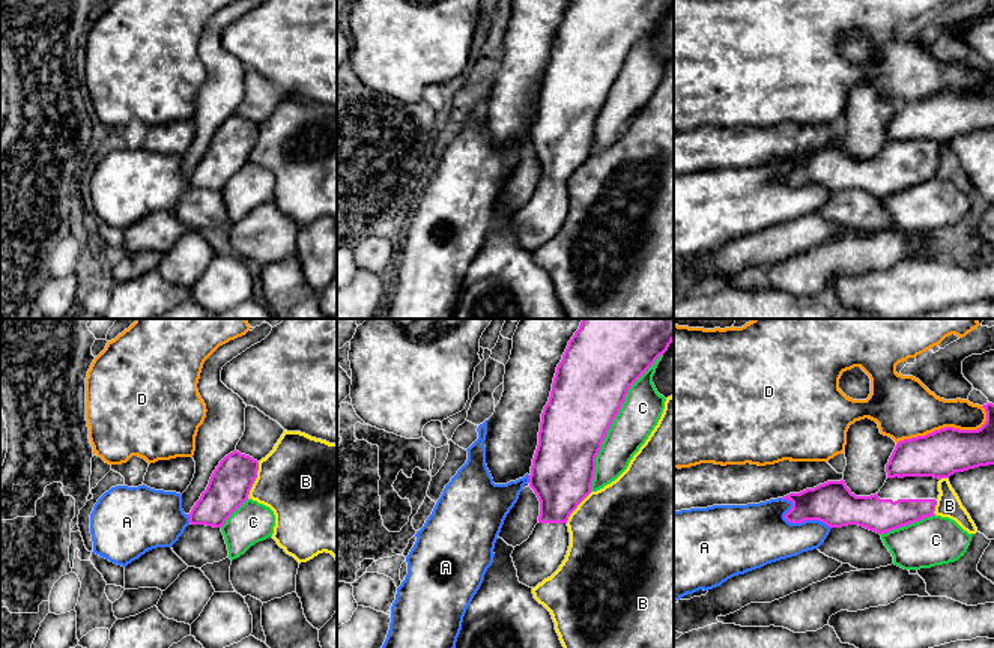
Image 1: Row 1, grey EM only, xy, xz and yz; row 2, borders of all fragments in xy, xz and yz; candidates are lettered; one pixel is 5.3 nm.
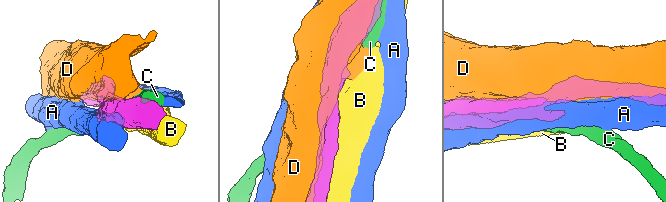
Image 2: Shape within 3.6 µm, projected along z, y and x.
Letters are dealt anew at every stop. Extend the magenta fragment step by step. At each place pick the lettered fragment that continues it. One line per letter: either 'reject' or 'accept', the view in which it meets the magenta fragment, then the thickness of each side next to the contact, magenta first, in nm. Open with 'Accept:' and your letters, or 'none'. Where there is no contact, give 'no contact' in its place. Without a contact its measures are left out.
Accept: none
A: reject; contact in yz; calibres 220 and 340 nm
B: reject; contact in xy; calibres 220 and 460 nm
C: reject; contact in xz; calibres 400 and 220 nm
D: reject; contact in yz; calibres 260 and 320 nm

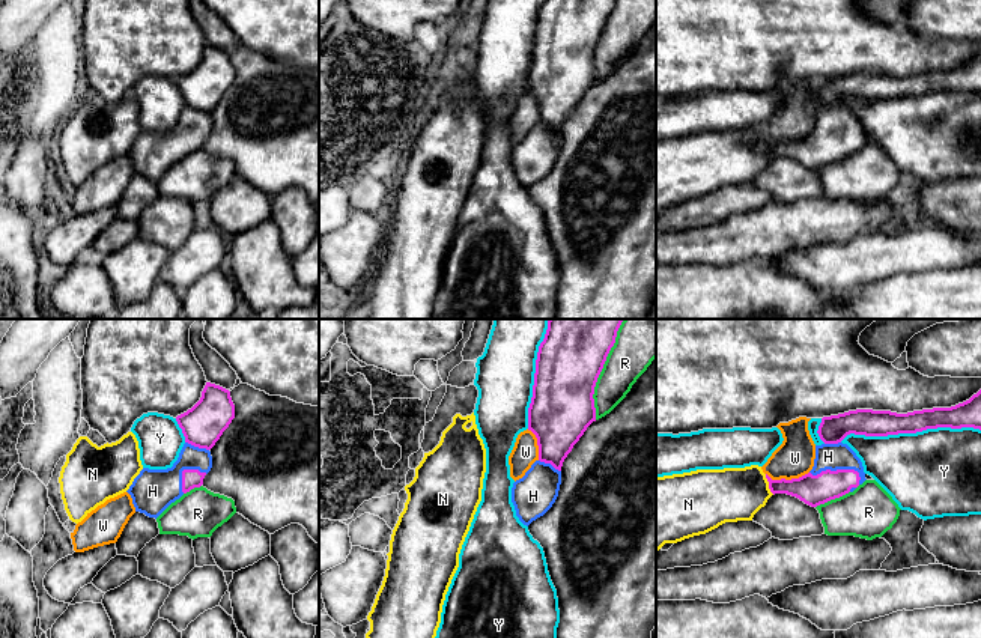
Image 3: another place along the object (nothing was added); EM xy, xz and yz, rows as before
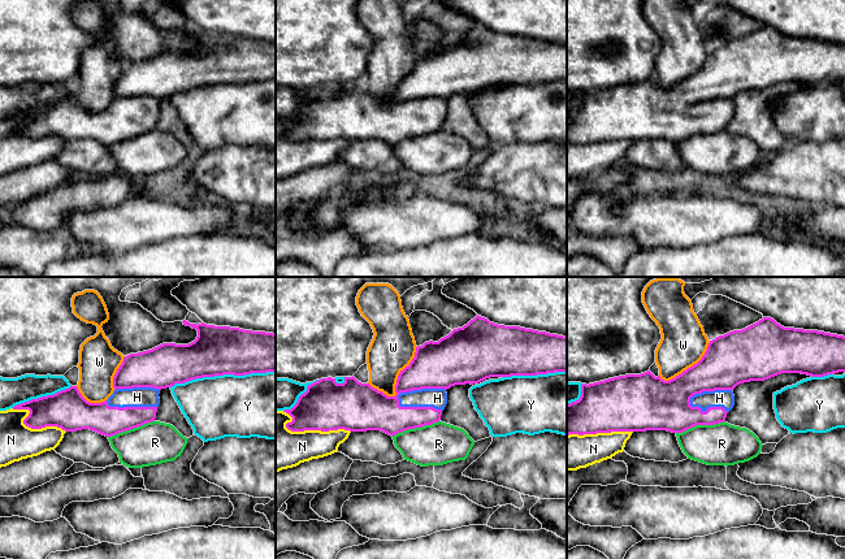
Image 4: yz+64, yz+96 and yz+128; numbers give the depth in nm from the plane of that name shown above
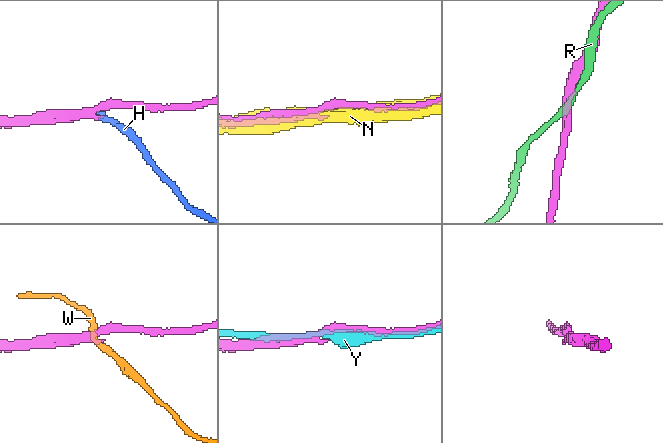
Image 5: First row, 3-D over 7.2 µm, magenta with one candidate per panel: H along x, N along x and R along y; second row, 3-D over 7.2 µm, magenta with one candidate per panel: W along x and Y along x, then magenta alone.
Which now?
Accept: H
H: accept; contact in yz; calibres 160 and 140 nm
N: reject; contact in yz; calibres 160 and 280 nm
R: reject; contact in xz; calibres 380 and 240 nm
W: reject; contact in yz; calibres 160 and 200 nm
Y: reject; contact in yz; calibres 140 and 460 nm

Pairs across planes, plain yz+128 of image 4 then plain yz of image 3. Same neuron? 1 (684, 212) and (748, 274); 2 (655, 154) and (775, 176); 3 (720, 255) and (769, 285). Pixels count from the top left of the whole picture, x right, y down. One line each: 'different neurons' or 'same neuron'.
1: different neurons
2: same neuron
3: different neurons

